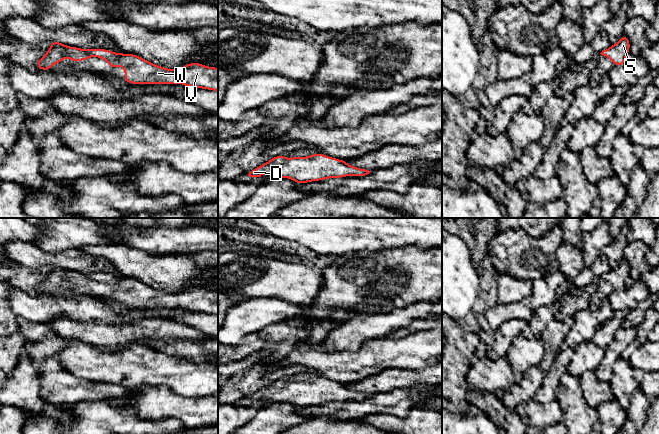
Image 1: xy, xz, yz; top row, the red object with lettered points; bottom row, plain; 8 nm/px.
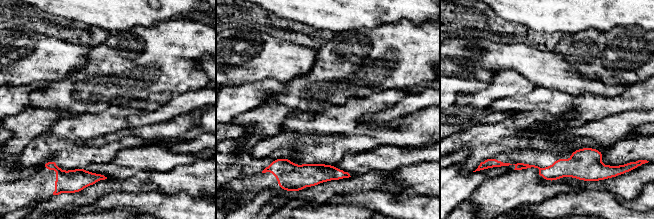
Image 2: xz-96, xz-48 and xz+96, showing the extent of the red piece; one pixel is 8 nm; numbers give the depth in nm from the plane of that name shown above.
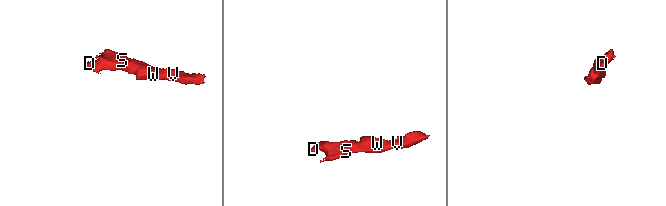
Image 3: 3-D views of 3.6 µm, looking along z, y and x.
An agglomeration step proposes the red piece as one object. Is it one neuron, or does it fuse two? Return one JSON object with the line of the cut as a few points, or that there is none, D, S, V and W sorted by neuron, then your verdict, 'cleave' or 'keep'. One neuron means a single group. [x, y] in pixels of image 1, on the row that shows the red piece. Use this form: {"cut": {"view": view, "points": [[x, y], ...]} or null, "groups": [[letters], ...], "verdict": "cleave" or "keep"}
{"cut": null, "groups": [["D", "S", "V", "W"]], "verdict": "keep"}

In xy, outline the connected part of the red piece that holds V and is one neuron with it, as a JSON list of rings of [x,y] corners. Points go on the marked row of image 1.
[[[50,41],[50,43],[51,47],[46,54],[36,61],[37,68],[40,70],[49,71],[53,65],[62,63],[65,57],[69,58],[72,62],[85,61],[90,57],[97,57],[107,61],[110,69],[118,66],[123,67],[125,70],[123,80],[129,84],[182,84],[191,88],[201,88],[218,92],[218,68],[216,67],[208,67],[201,63],[188,63],[181,68],[167,69],[155,65],[135,54],[119,54],[103,48],[81,49],[64,45],[58,41]]]

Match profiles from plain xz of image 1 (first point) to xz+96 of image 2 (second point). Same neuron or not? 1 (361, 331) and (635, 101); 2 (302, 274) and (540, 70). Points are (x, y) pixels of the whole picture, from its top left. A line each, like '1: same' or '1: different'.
1: same
2: same

